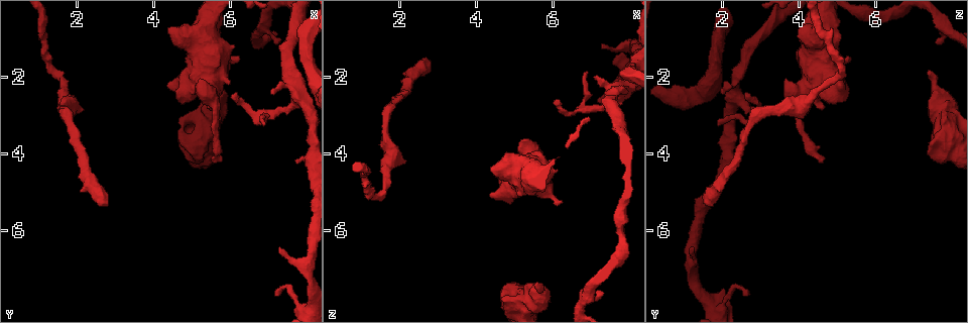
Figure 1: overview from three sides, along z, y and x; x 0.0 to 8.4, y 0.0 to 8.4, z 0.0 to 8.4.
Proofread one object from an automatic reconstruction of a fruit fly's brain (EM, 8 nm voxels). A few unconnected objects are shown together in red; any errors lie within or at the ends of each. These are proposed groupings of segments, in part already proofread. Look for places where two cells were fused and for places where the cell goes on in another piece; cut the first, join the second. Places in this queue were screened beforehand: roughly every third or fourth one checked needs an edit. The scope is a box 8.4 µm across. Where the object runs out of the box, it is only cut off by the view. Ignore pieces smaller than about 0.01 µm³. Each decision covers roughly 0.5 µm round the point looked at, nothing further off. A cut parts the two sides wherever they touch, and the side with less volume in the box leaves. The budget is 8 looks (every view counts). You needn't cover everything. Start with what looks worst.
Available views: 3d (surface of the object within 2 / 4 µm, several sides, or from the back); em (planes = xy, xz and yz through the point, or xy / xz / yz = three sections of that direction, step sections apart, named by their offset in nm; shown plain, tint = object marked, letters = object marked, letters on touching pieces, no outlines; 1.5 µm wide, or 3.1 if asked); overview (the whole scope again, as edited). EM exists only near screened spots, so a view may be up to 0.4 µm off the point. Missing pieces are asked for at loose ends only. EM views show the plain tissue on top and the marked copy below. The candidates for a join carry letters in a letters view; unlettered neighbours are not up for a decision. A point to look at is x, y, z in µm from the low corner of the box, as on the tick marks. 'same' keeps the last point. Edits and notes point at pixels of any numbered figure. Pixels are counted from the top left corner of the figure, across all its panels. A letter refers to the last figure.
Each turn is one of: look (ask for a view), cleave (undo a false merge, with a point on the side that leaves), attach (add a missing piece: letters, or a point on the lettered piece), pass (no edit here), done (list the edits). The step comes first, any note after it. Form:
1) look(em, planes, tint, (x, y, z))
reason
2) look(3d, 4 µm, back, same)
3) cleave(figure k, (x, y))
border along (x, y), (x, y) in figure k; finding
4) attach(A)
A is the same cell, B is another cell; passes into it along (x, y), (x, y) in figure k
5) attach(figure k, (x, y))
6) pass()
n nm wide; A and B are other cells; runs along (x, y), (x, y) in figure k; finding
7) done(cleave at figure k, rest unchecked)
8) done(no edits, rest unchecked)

look(3d, 2 µm, back, (2.80, 5.35, 1.65))
end of a long branch

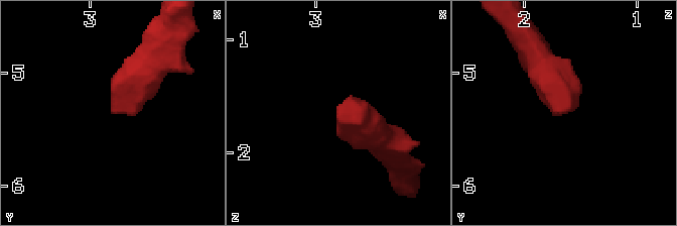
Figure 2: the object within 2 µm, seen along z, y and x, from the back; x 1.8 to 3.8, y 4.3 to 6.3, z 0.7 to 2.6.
look(em, planes, letters, (2.82, 5.36, 1.66))
need the tissue

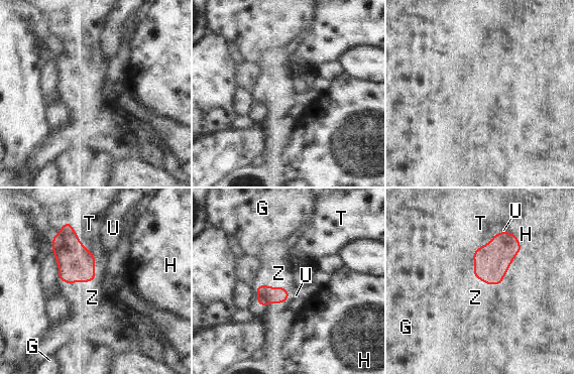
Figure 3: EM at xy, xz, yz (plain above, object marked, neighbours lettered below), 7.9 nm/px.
attach(Z)
Z is the same cell, G, H, T and U are other cells; passes into it along (266, 294), (274, 287), (278, 276) in figure 3; the cell continues

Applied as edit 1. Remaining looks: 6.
look(overview)
see it whole again

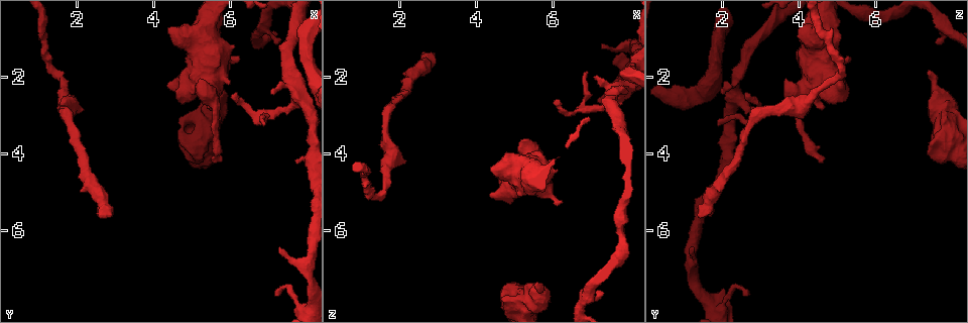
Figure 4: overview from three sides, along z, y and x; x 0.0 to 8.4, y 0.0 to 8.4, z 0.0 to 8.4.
look(em, xy, step 4, letters, (7.10, 2.45, 2.05))
free end

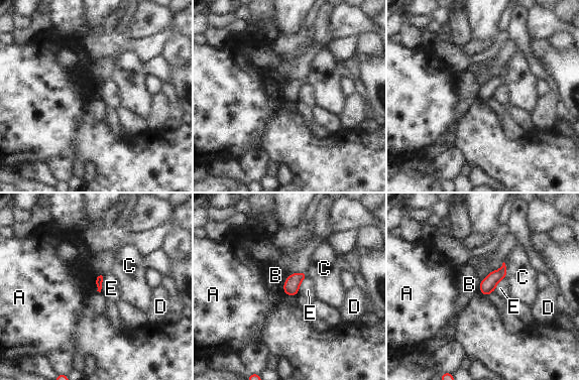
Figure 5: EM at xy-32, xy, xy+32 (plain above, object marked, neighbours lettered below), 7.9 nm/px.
pass()
A, B, C, D and E are other cells; border along (286, 278), (283, 284), (283, 292) in figure 5; no lettered piece goes on from it

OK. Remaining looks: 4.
look(em, xz, step 4, letters, (7.25, 6.50, 1.25))
an open end

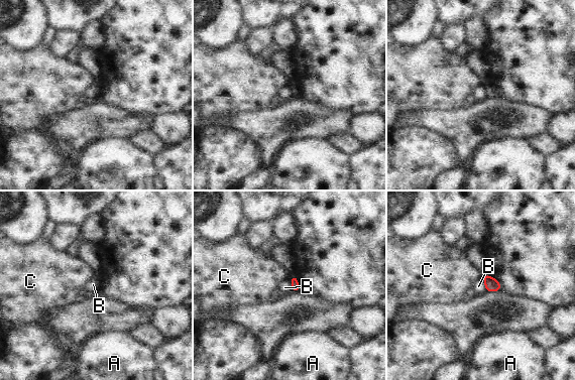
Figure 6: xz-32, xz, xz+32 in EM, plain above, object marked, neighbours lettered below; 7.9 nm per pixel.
look(em, planes, letters, same)

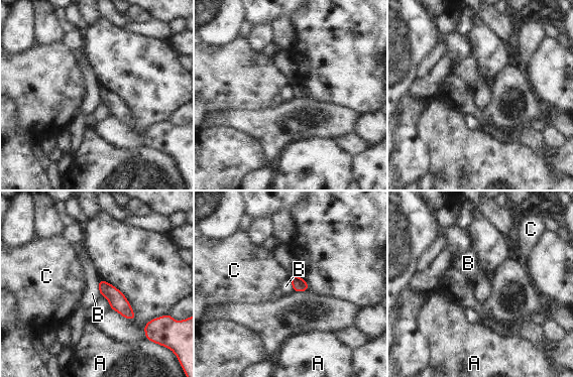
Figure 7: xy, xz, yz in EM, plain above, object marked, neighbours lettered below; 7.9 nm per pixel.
pass()
110 nm wide; A, B and C are other cells; runs along (101, 282), (131, 317) in figure 7; none of them fits

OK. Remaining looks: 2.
look(3d, 4 µm, (4.70, 3.40, 7.70))
branch stops here

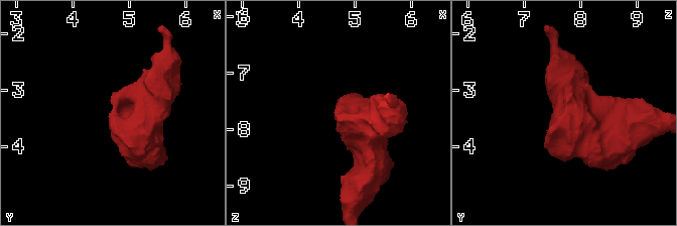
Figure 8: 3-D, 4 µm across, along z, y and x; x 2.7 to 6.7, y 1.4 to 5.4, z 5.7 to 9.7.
look(em, planes, letters, (4.65, 3.40, 7.65))
now the EM

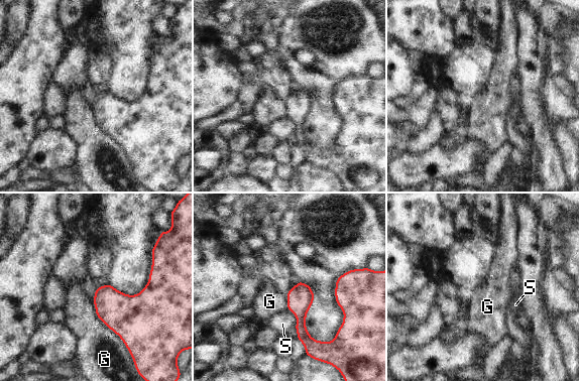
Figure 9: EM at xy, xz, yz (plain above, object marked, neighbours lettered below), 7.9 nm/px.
pass()
G and S are other cells; border along (287, 308), (297, 319), (296, 327) in figure 9; no lettered piece goes on from it

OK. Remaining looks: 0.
done(attach at figure 3, rest unchecked)

